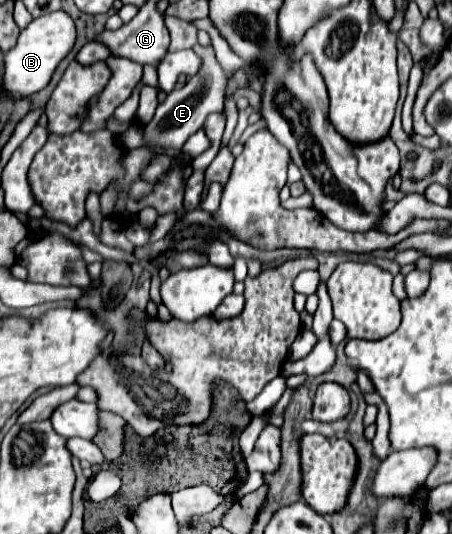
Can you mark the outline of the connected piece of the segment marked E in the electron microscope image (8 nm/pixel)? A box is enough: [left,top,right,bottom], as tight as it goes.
[144,44,226,148]

